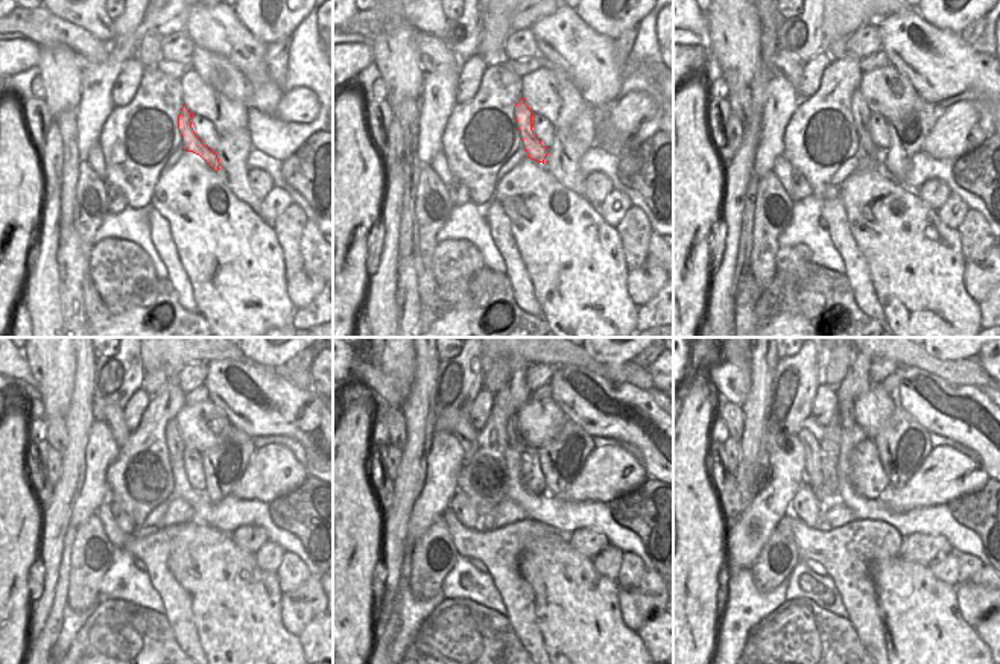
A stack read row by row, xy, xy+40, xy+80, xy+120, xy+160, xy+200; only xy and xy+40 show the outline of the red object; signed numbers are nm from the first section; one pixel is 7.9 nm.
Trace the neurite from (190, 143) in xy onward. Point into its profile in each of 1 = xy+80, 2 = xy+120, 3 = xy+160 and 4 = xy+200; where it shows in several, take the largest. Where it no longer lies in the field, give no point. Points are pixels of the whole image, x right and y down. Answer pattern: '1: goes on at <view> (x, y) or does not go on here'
1: goes on at xy+80 (860, 111)
2: goes on at xy+120 (174, 436)
3: goes on at xy+160 (512, 429)
4: goes on at xy+200 (847, 418)

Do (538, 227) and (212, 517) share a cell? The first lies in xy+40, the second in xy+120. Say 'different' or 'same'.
different

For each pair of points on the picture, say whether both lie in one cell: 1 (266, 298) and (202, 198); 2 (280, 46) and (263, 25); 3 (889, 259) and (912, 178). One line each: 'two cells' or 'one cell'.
1: one cell
2: two cells
3: two cells

